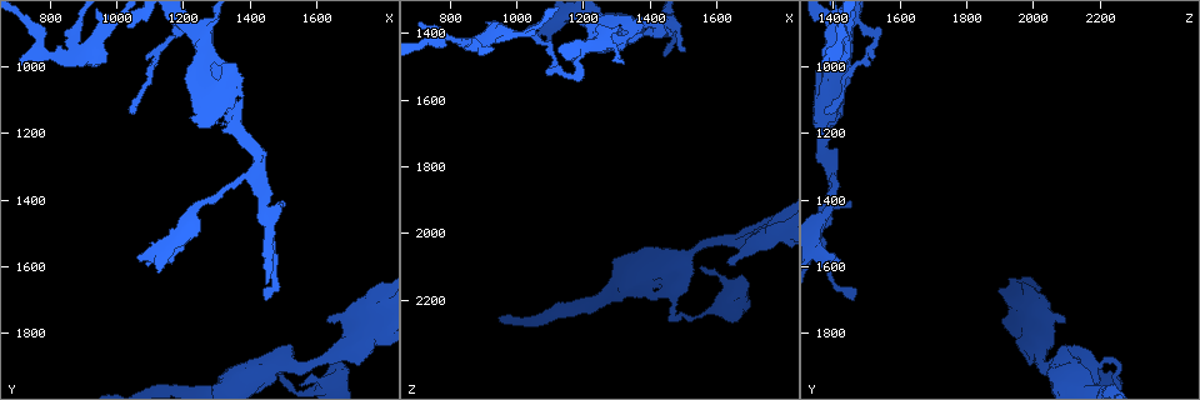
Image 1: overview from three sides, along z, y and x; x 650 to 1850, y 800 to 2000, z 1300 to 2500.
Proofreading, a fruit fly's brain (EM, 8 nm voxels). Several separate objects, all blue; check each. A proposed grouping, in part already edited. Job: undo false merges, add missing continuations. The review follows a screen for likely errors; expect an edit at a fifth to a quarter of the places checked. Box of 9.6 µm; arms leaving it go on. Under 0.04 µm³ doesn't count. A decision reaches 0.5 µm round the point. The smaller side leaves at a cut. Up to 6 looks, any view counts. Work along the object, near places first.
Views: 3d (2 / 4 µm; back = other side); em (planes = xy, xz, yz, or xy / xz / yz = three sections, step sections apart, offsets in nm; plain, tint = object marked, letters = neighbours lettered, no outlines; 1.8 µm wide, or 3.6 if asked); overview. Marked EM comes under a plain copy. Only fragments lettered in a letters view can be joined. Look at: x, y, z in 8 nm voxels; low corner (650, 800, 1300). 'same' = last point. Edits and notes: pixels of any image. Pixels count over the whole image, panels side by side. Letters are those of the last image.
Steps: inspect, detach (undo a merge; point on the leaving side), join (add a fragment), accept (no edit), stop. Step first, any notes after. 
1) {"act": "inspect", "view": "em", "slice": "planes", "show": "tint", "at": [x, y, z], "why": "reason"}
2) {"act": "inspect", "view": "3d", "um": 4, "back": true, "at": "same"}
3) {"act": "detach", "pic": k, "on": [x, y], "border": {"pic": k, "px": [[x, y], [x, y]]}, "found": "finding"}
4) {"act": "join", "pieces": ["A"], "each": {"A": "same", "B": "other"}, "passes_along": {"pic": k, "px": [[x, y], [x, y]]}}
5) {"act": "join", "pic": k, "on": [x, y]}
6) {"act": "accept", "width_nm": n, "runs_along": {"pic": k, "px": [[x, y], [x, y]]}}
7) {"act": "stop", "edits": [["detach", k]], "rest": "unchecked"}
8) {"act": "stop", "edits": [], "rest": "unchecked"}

{"act": "inspect", "view": "em", "slice": "xz", "step": 8, "show": "tint", "at": [1470, 1880, 2240], "why": "sudden change in width"}

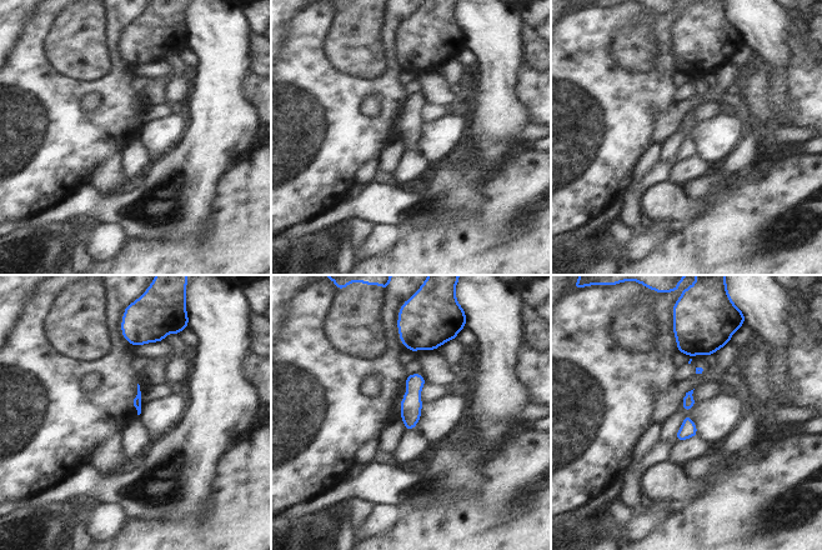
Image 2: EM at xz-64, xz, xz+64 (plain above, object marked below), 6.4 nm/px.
{"act": "inspect", "view": "em", "slice": "planes", "show": "tint", "at": "same"}

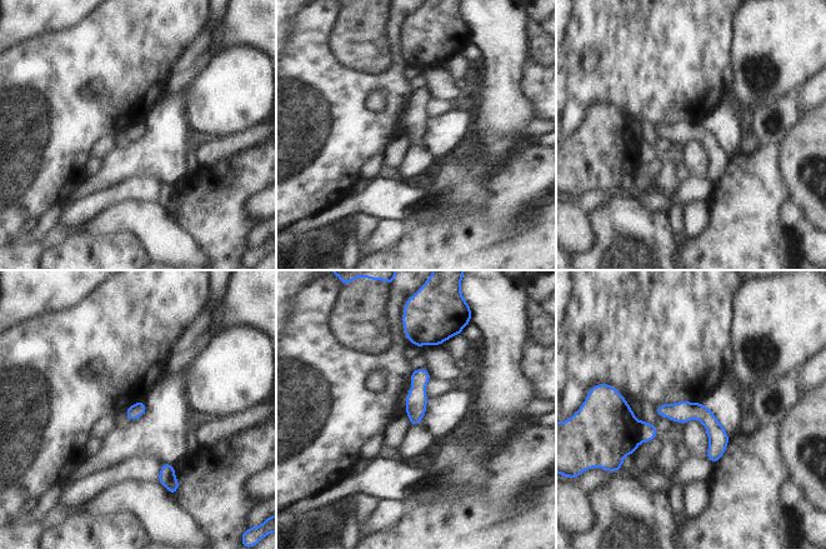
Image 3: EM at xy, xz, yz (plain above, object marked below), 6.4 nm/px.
{"act": "inspect", "view": "em", "slice": "planes", "show": "letters", "at": "same"}

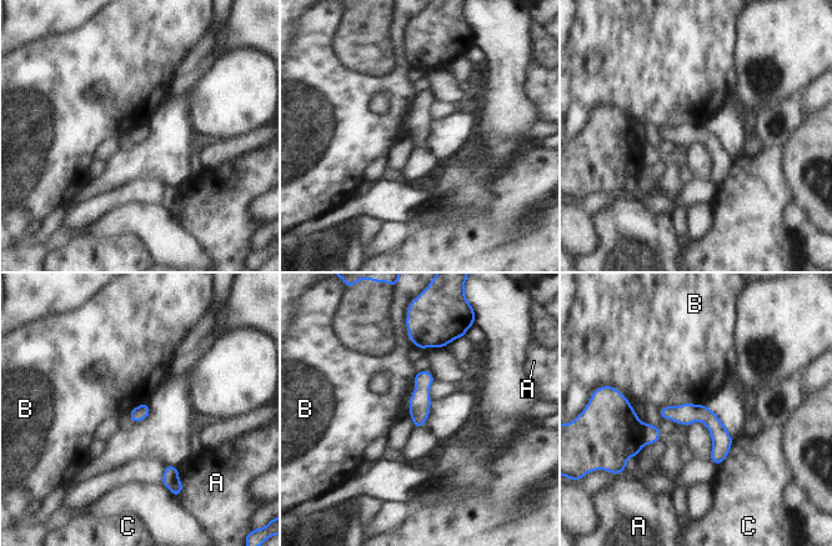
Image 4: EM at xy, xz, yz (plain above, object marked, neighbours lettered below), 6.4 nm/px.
{"act": "detach", "pic": 4, "on": [651, 432], "each": {"A": "other", "B": "other", "C": "other"}, "part_leaving": {"pic": 4, "px": [[662, 412], [702, 414], [718, 460]]}, "found": "two neurons meet here"}

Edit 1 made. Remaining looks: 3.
{"act": "inspect", "view": "overview", "why": "redraw"}

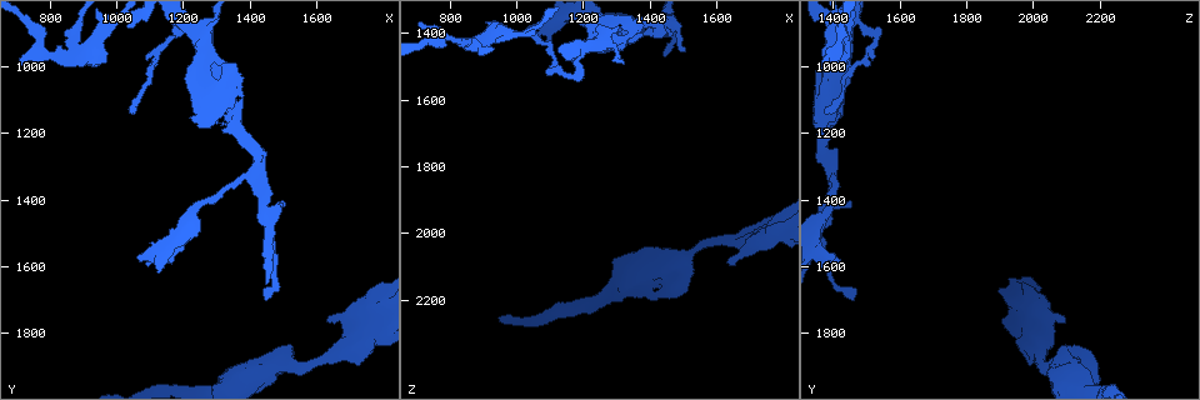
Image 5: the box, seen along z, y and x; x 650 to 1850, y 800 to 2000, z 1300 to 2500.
{"act": "inspect", "view": "3d", "um": 4, "at": [1640, 1770, 2080], "why": "stops while still wide"}

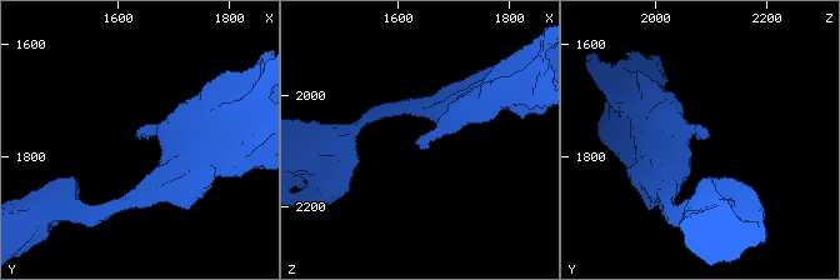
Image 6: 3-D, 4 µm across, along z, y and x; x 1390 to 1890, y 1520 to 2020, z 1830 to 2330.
{"act": "inspect", "view": "em", "slice": "planes", "show": "letters", "at": [1635, 1765, 2080]}

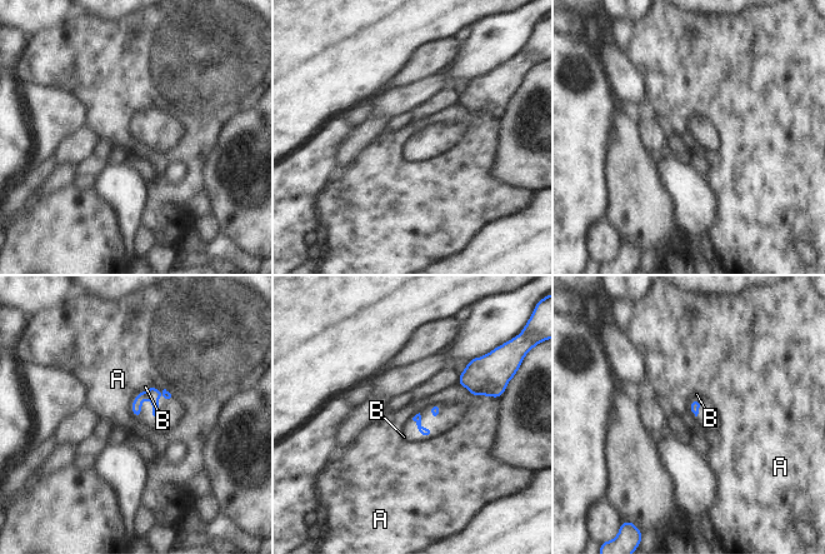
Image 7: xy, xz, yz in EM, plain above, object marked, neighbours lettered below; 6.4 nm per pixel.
{"act": "accept", "each": {"A": "other", "B": "other"}, "found": "no lettered fragment goes on from it"}

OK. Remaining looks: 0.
{"act": "stop", "edits": [["detach", 4]], "rest": "unchecked"}

